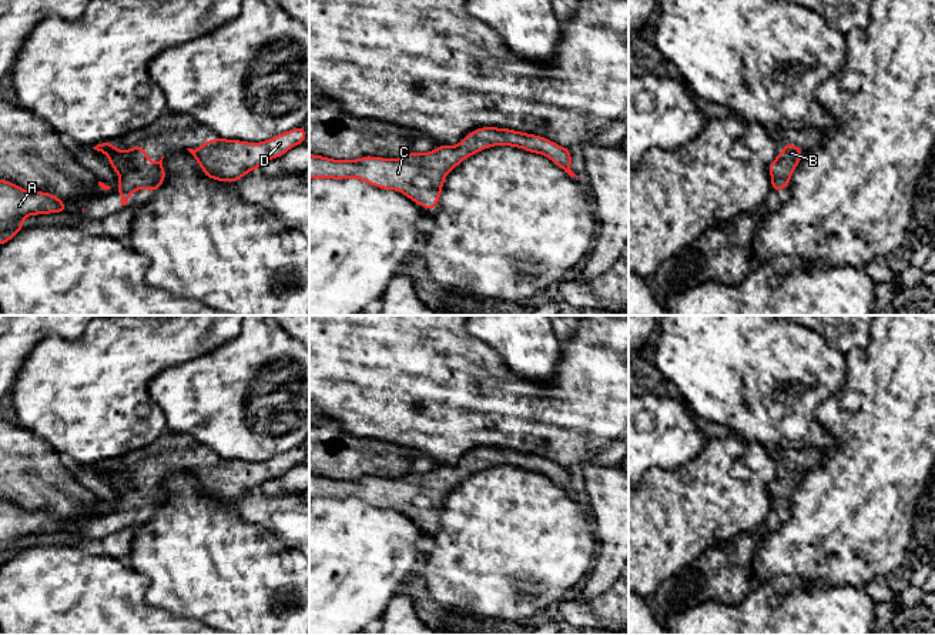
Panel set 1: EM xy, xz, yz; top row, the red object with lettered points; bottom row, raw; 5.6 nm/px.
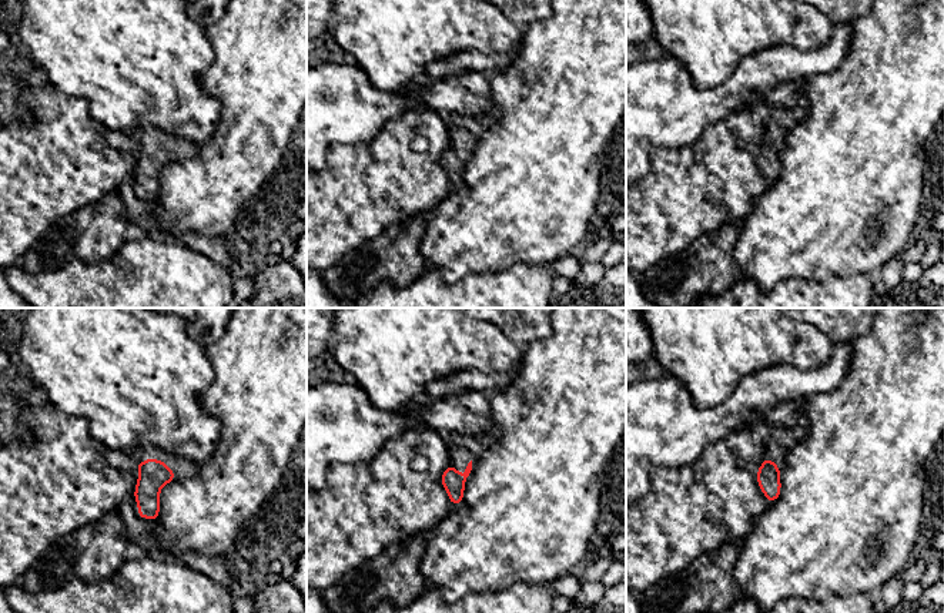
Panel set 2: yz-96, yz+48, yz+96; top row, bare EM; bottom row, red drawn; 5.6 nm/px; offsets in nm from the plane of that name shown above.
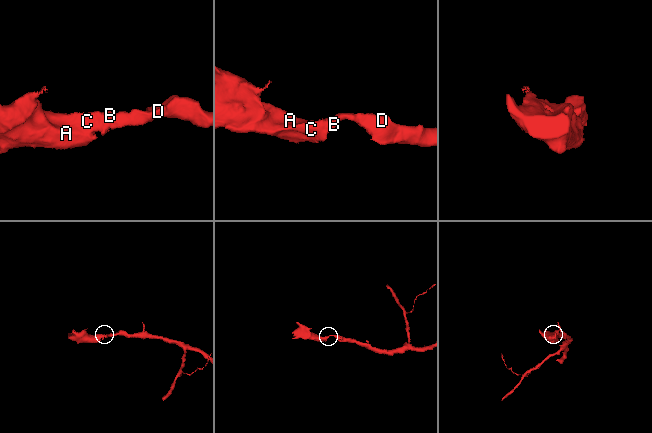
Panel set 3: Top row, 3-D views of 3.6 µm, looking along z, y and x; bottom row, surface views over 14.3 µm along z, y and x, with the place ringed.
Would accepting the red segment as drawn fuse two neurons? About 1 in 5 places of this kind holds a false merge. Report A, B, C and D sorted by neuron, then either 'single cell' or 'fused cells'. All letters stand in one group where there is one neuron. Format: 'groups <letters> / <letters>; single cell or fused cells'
groups A B C D; single cell

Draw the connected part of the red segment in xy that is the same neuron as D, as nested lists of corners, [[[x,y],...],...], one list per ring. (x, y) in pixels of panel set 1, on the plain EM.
[[[305,445],[288,449],[261,462],[215,457],[200,468],[187,468],[201,485],[205,497],[235,502],[247,492],[261,488],[272,478],[284,475],[305,461]]]

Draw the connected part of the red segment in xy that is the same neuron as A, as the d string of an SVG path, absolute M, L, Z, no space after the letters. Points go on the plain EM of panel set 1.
M0 499L0 565L10 561L23 549L23 539L29 535L66 532L66 524L56 515L44 511L26 511L24 508Z

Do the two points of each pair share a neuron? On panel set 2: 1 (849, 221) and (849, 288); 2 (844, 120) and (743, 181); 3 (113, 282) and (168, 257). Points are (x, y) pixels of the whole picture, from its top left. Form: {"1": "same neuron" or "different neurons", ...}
{"1": "different neurons", "2": "different neurons", "3": "same neuron"}

